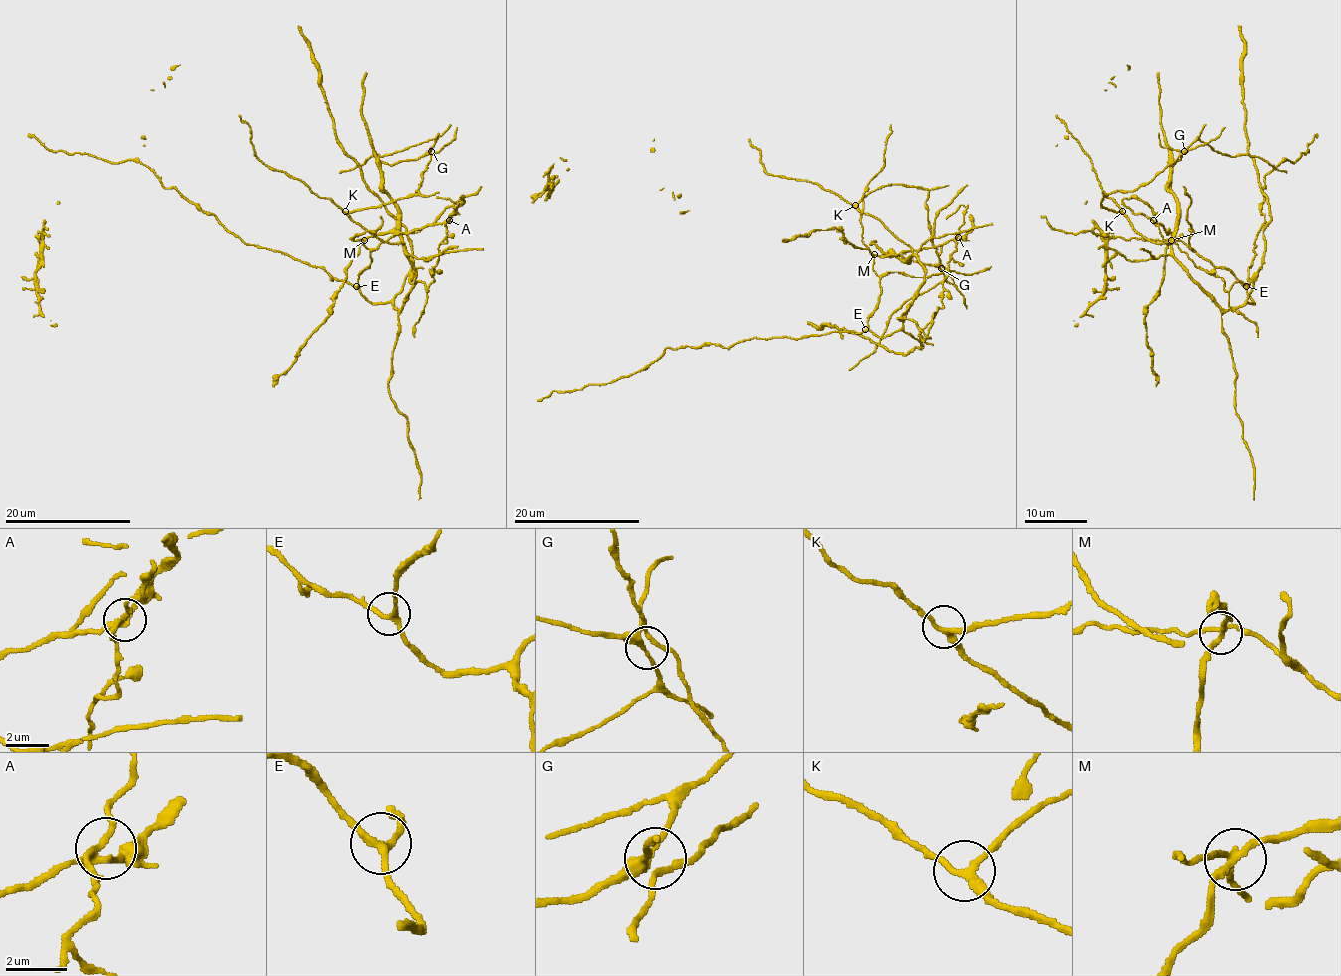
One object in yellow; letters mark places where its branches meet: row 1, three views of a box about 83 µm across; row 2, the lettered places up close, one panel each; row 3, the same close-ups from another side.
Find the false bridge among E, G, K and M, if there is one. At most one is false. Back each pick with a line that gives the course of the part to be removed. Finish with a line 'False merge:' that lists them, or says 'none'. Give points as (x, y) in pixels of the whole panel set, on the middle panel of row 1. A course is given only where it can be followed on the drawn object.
M: course (873, 254), (905, 254), (955, 241), (957, 249), (942, 282), (942, 306), (935, 312), (924, 342)
False merge: M

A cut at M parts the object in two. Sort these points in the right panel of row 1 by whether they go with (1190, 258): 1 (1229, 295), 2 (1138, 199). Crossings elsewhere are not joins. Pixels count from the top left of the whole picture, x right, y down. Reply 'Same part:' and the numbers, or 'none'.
Same part: 1, 2

